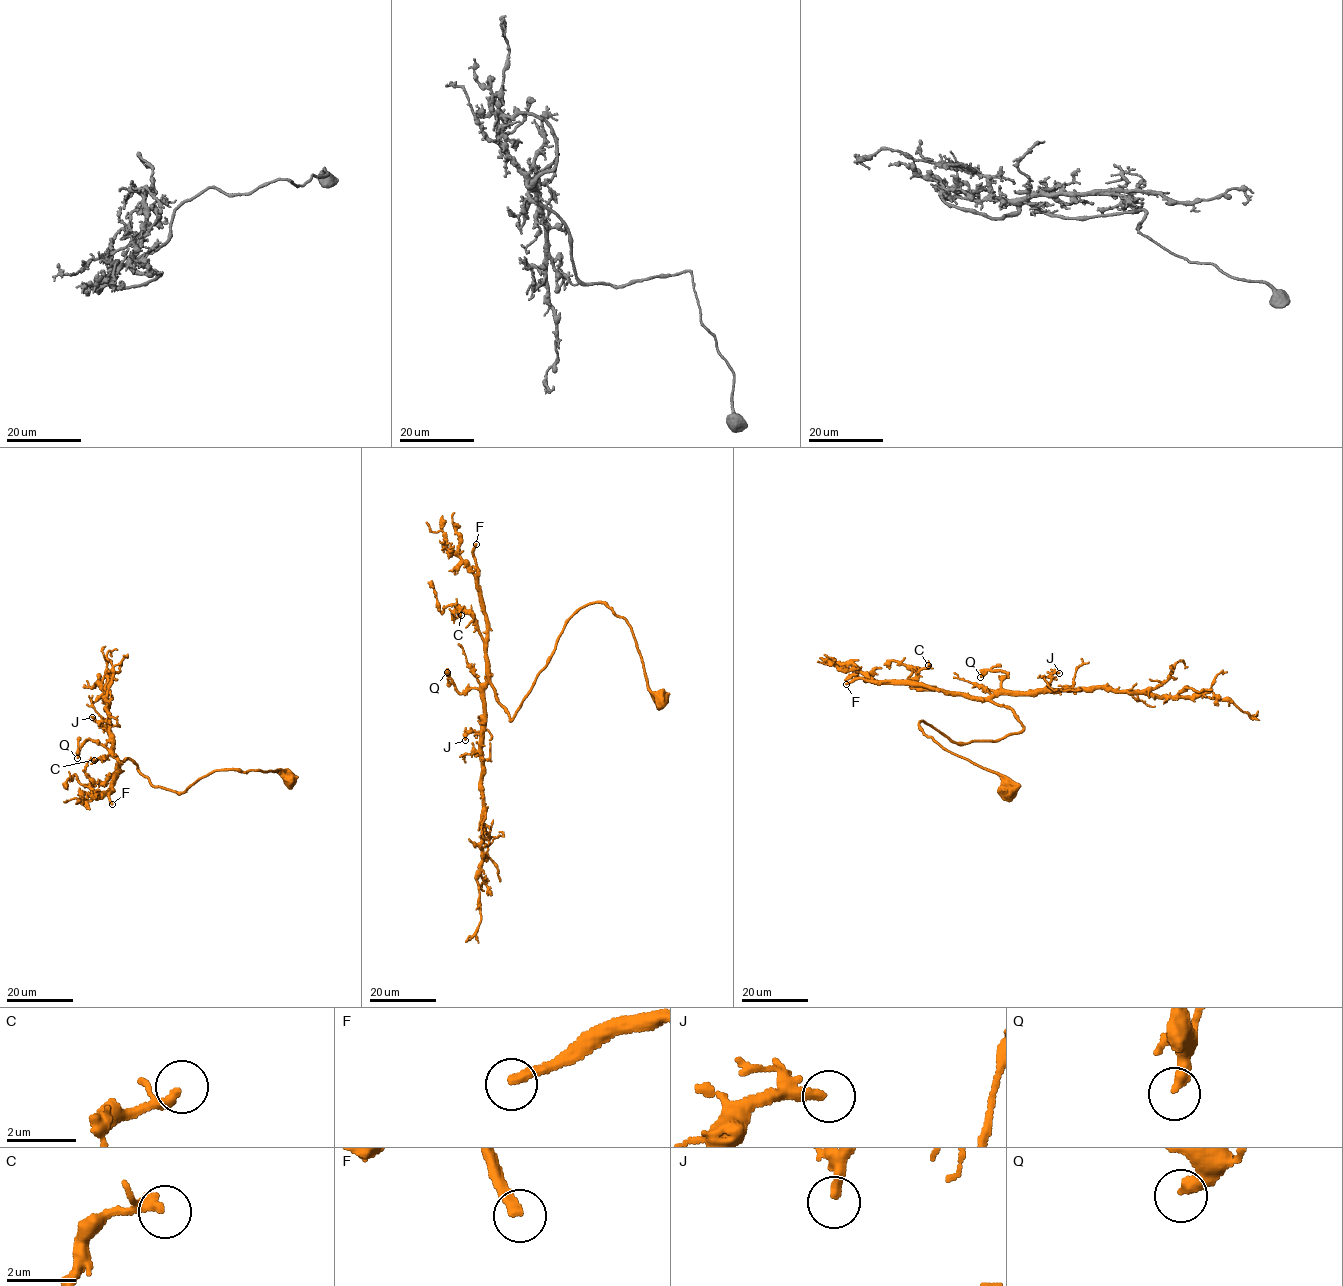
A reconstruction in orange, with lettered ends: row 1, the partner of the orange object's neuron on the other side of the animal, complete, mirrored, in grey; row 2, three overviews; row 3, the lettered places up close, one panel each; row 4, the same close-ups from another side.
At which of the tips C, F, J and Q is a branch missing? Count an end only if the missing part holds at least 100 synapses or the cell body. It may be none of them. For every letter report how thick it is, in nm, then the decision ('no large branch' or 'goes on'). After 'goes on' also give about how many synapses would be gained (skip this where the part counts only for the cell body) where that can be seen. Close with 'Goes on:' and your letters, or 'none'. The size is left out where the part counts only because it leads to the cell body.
C: 200 nm | no large branch
F: 320 nm | goes on | 450 syn
J: 280 nm | no large branch
Q: 340 nm | no large branch
Goes on: F

